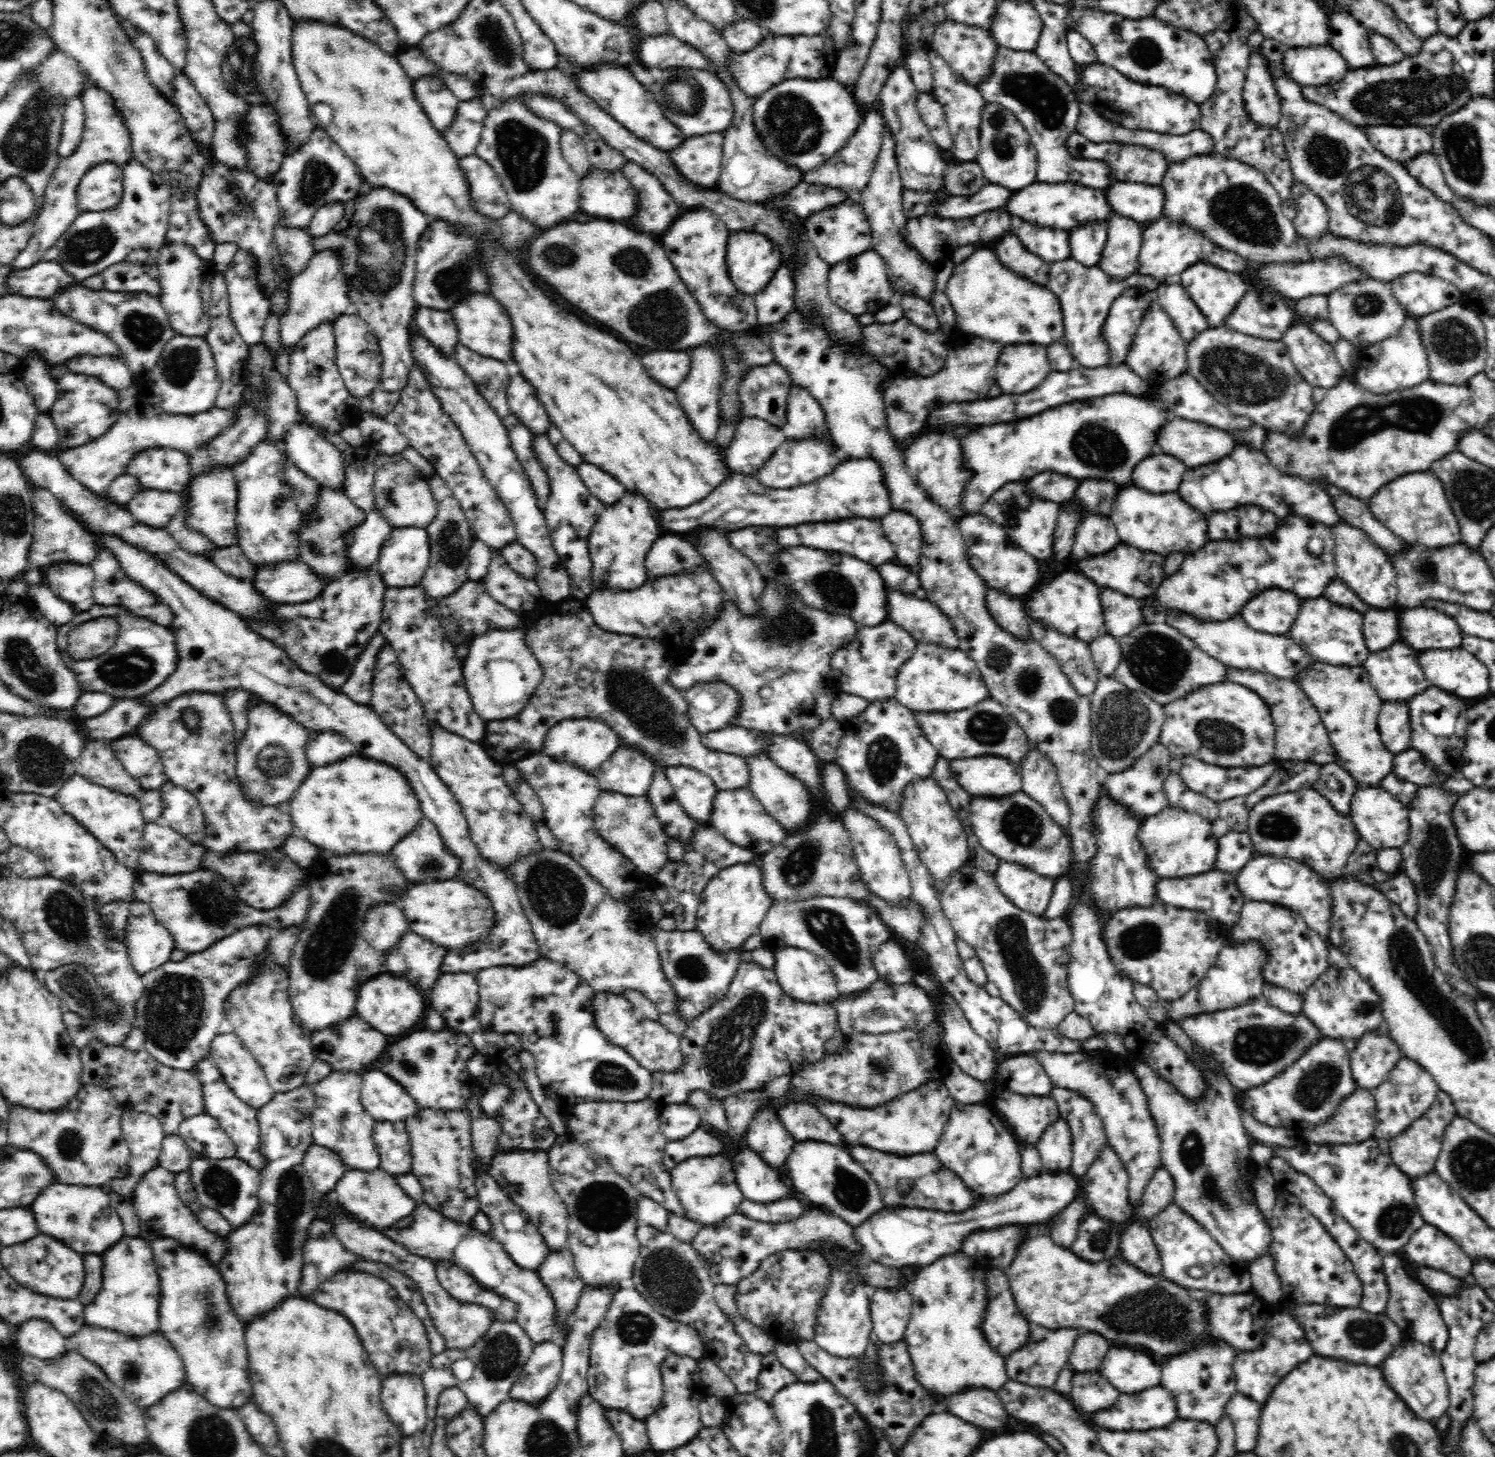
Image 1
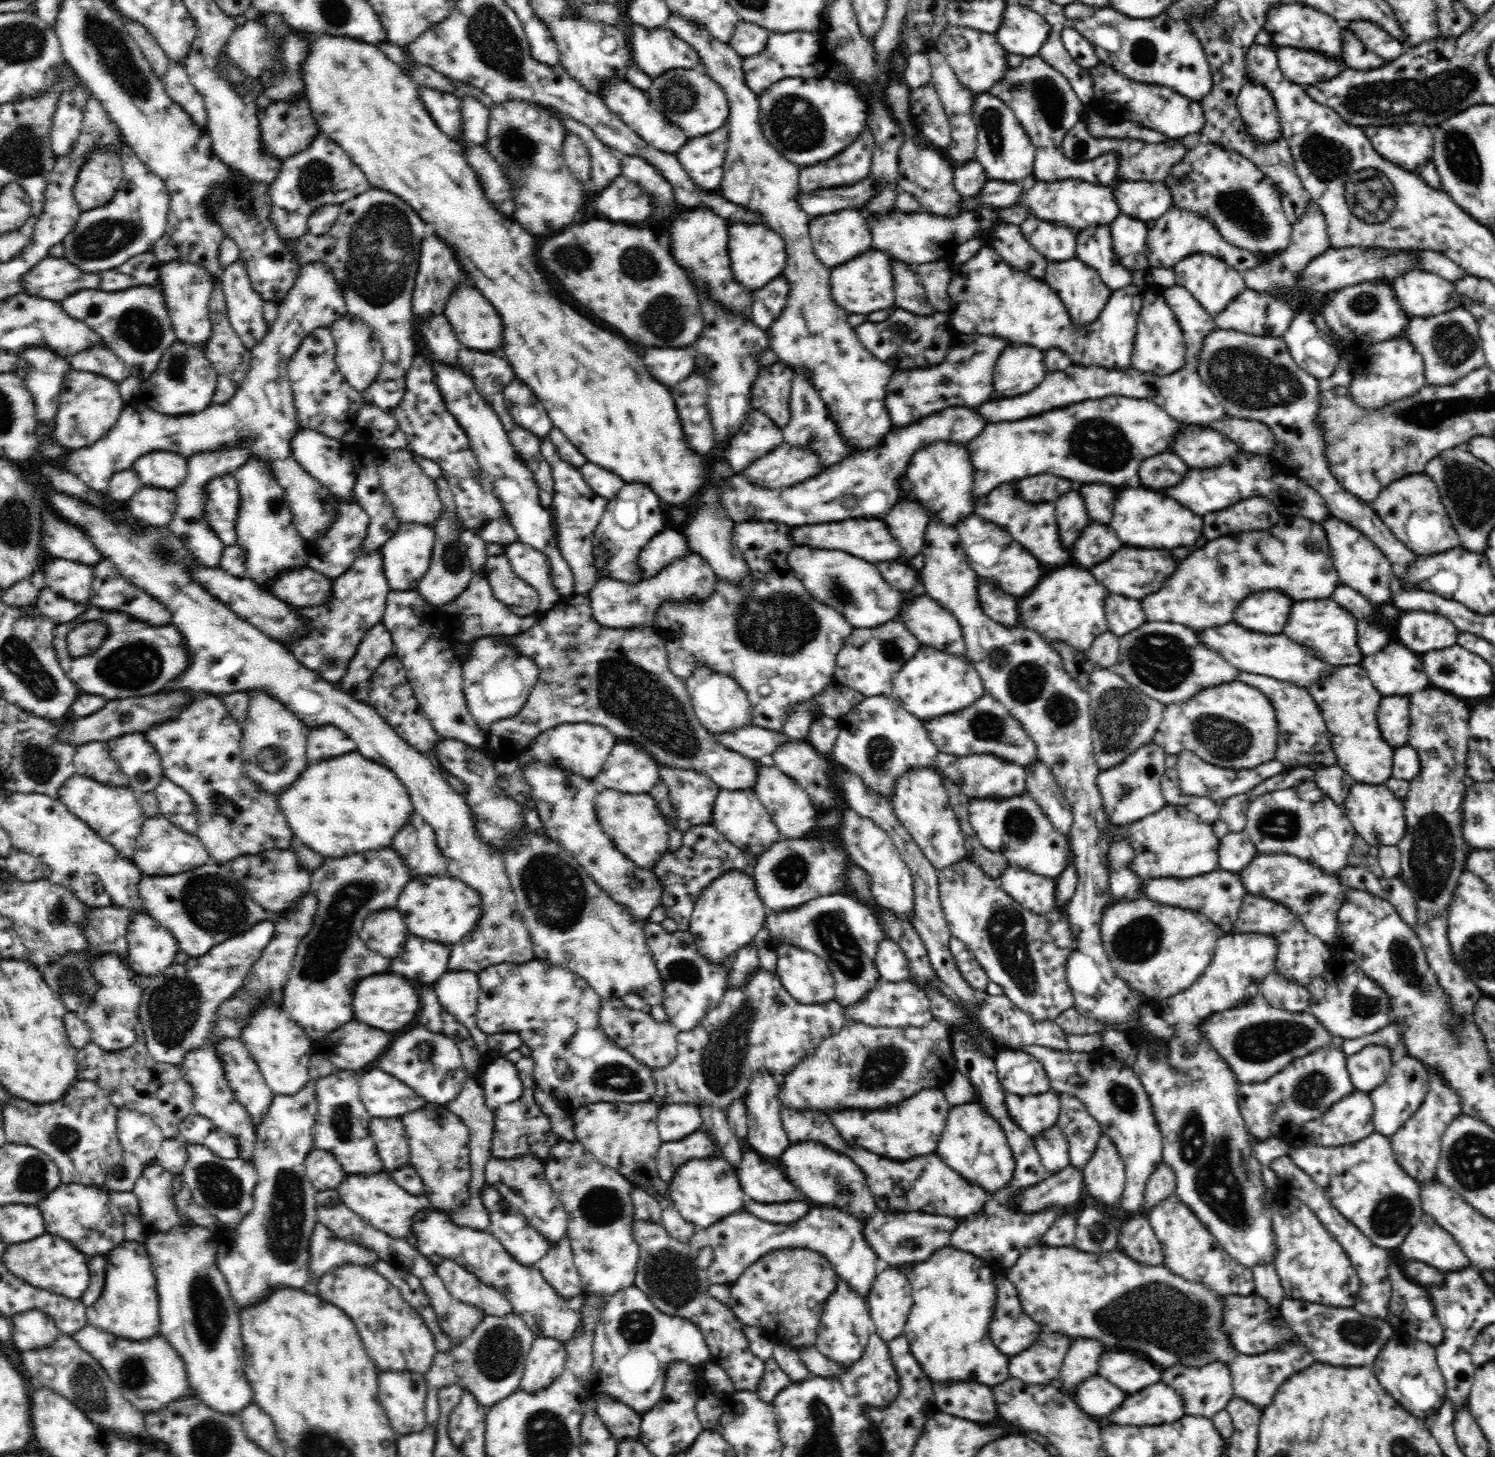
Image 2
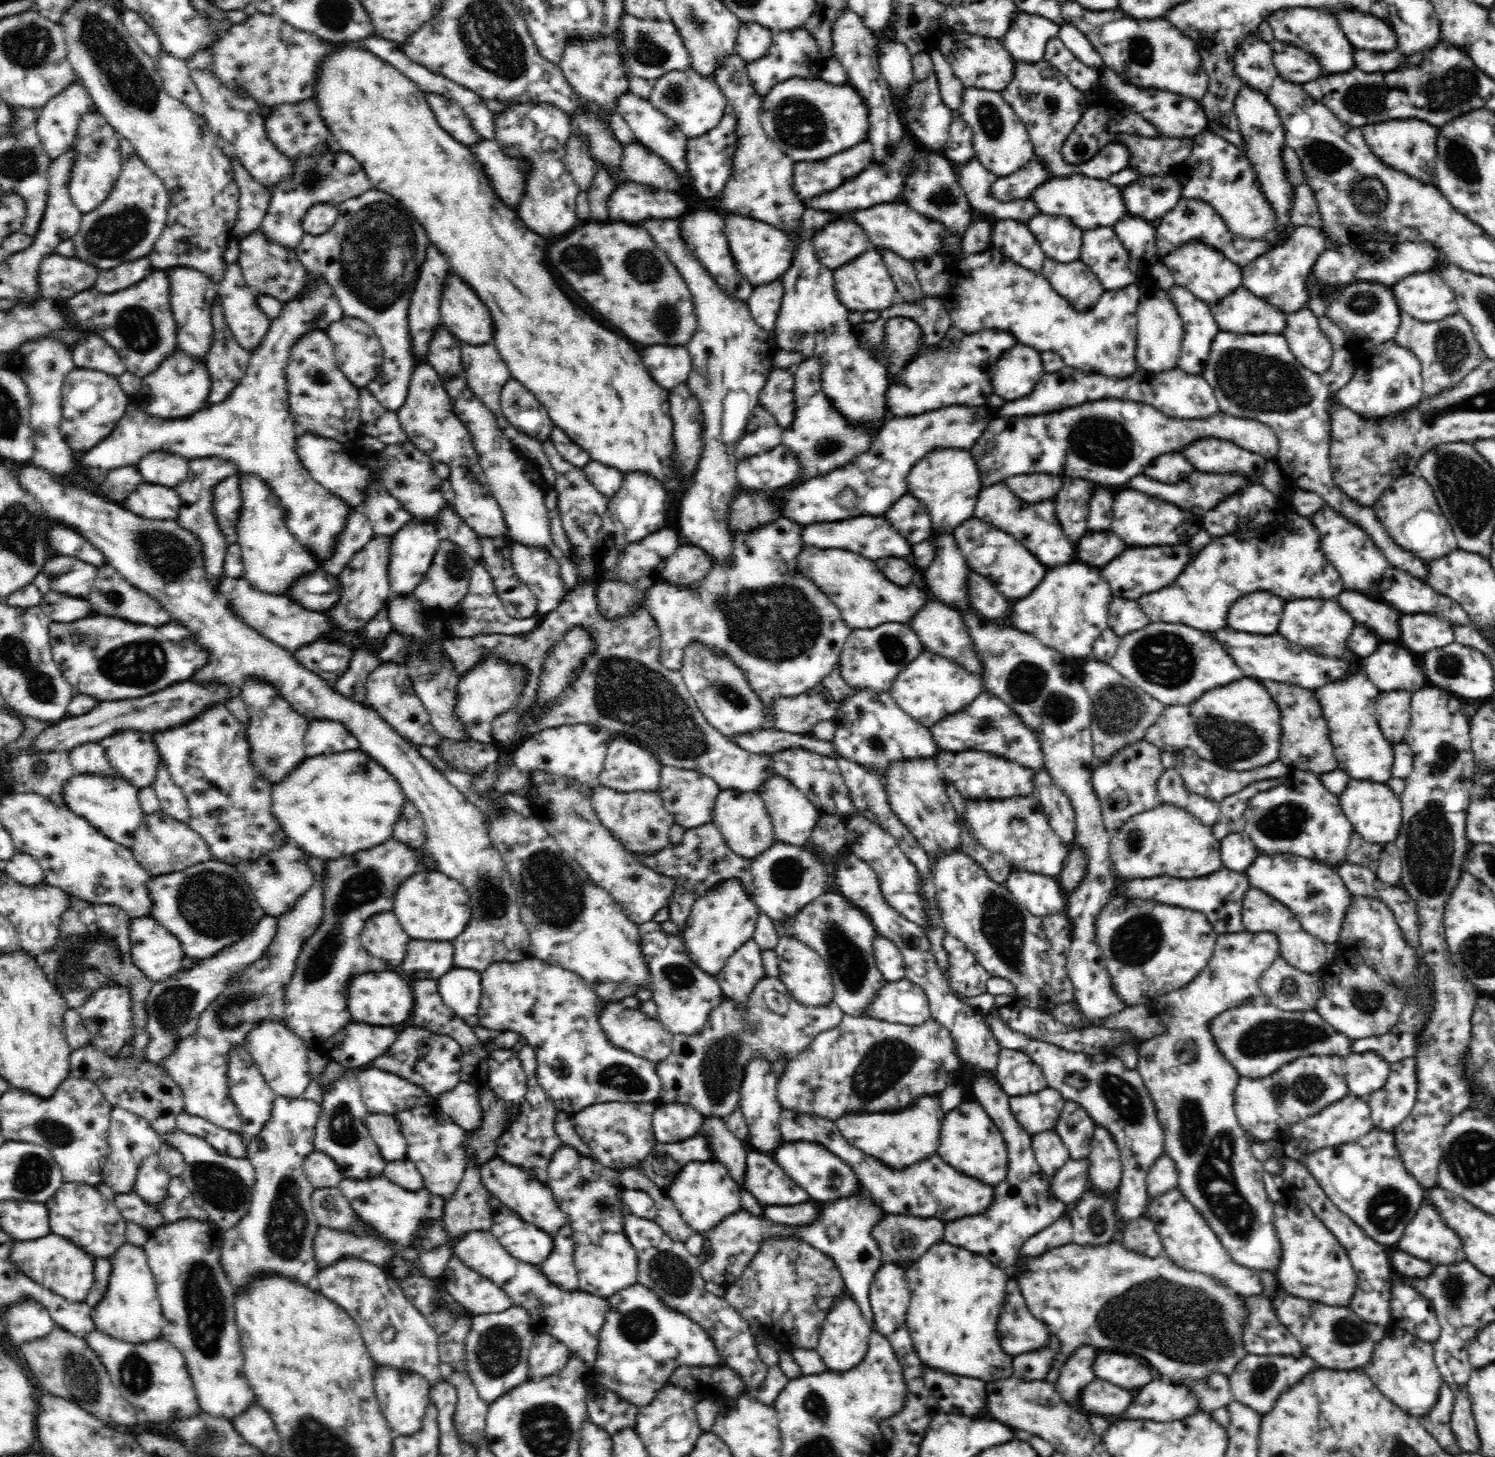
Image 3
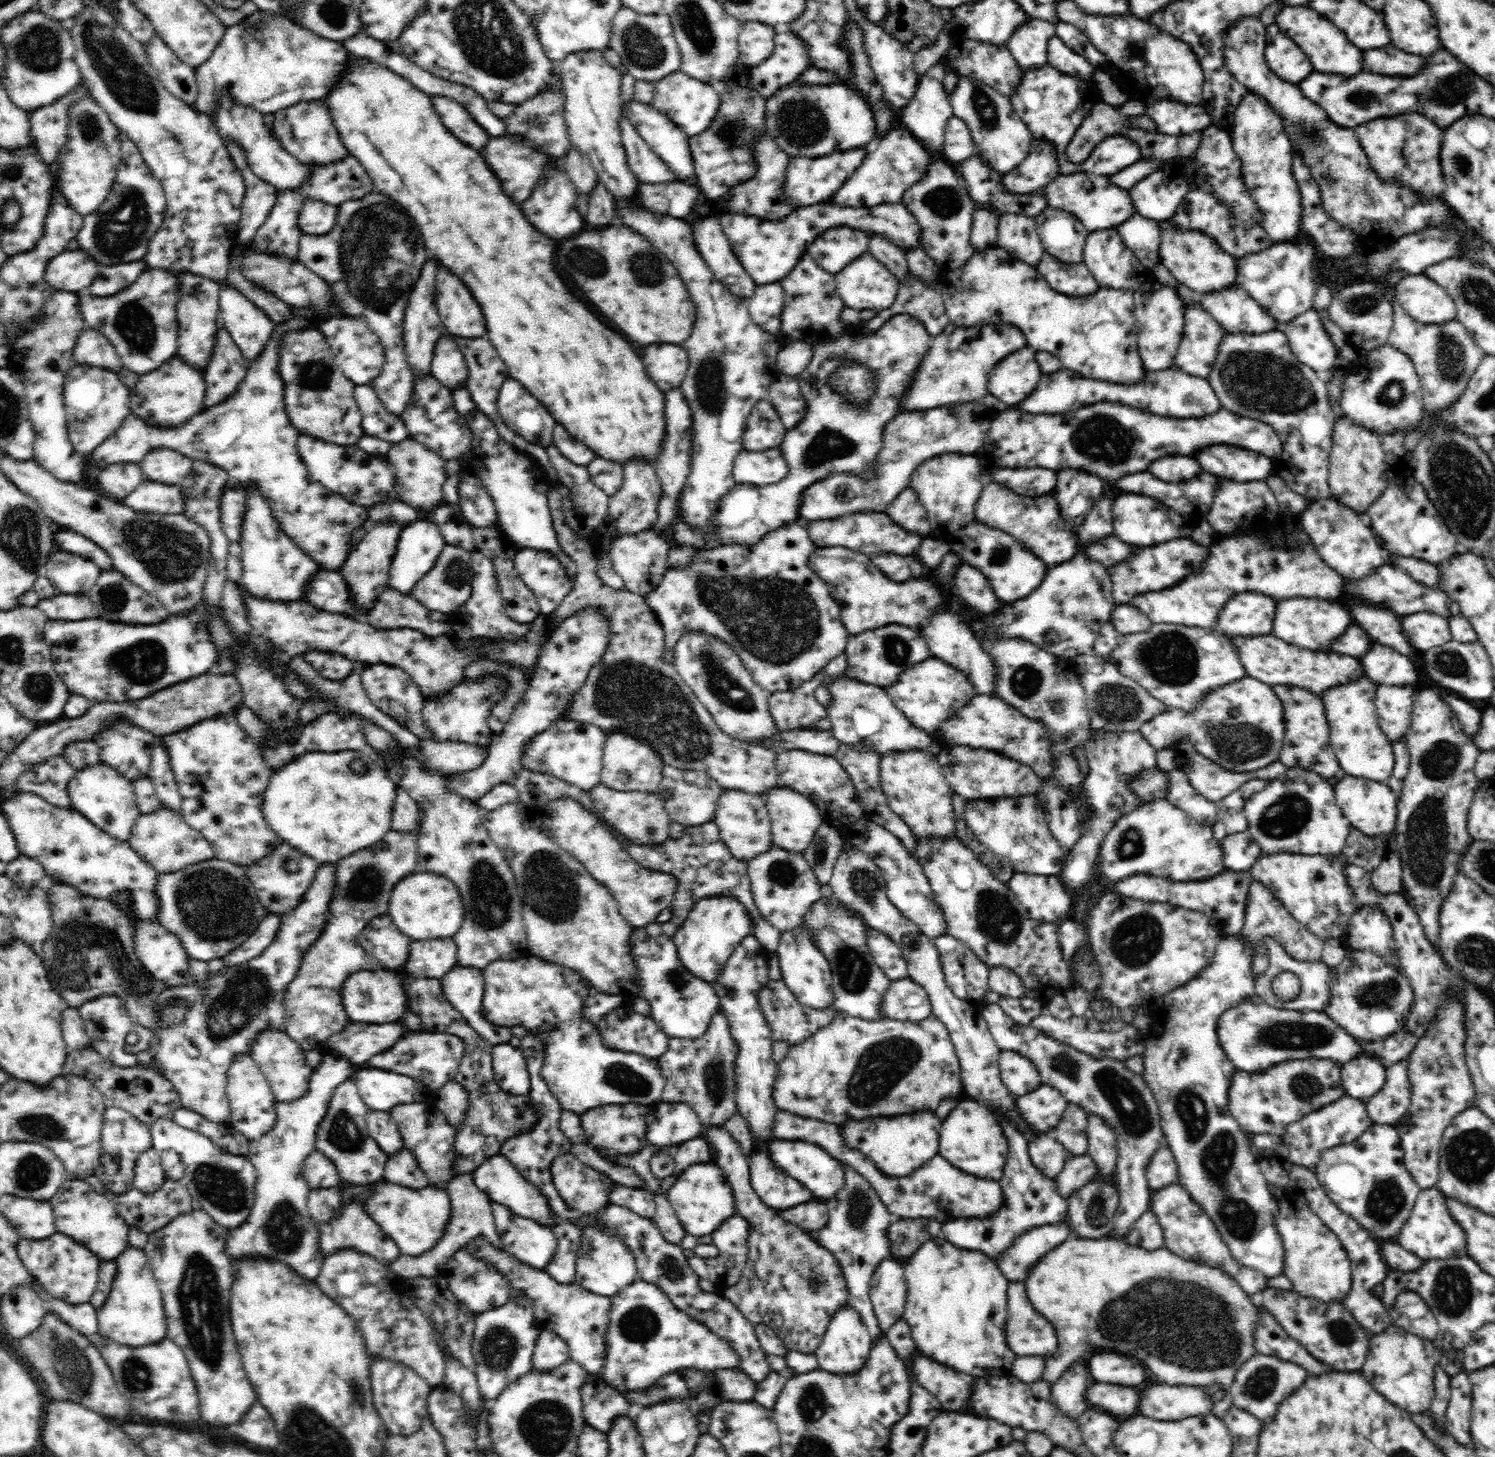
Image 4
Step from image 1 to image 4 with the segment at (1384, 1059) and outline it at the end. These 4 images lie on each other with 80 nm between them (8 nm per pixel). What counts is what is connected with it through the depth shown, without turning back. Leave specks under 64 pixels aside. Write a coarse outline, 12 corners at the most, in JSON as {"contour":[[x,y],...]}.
{"contour":[[1370,1054],[1342,1064],[1346,1094],[1363,1101],[1386,1082],[1380,1058]]}

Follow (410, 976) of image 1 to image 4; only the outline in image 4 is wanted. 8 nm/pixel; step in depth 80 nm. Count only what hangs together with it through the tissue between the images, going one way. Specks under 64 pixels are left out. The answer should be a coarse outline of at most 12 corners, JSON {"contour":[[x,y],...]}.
{"contour":[[453,938],[412,942],[401,970],[441,979],[457,967]]}

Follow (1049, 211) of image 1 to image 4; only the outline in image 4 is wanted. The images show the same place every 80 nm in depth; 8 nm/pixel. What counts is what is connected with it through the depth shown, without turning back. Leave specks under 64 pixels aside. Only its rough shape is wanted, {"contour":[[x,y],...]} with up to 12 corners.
{"contour":[[1058,175],[1042,188],[1052,209],[1089,232],[1135,215],[1109,177]]}

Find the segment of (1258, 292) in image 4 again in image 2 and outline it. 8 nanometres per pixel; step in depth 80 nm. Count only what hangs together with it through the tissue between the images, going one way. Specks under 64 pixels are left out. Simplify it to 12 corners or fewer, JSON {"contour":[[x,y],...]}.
{"contour":[[1308,200],[1292,244],[1243,272],[1248,289],[1290,294],[1310,259],[1331,249],[1320,205]]}

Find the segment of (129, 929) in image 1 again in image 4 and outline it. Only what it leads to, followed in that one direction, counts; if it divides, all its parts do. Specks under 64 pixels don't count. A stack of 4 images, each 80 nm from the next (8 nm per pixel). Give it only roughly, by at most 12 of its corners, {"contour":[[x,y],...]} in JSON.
{"contour":[[136,920],[135,954],[156,980],[191,982],[176,934]]}

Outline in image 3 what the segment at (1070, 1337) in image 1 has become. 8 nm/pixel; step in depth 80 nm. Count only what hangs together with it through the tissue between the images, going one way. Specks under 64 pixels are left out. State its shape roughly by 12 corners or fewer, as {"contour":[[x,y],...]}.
{"contour":[[1061,1340],[1013,1357],[1013,1376],[1046,1381],[1055,1367]]}

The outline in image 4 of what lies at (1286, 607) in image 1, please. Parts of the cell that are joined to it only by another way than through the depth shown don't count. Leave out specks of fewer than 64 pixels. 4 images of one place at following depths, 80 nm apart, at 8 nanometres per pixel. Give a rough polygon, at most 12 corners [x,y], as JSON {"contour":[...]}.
{"contour":[[1240,593],[1217,629],[1229,636],[1273,632],[1277,602]]}

